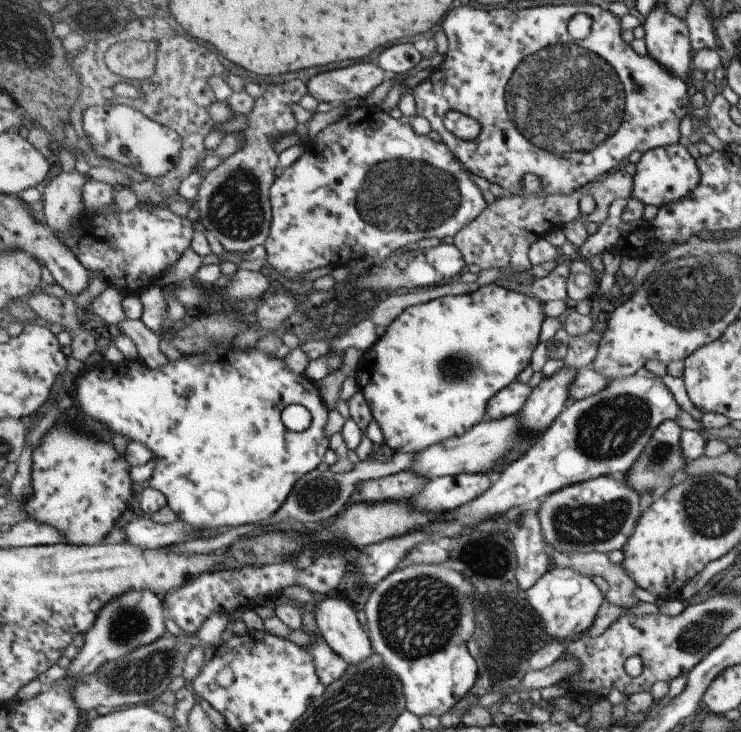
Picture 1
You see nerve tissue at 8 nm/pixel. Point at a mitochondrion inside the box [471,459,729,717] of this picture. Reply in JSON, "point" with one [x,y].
{"point":[574,522]}

